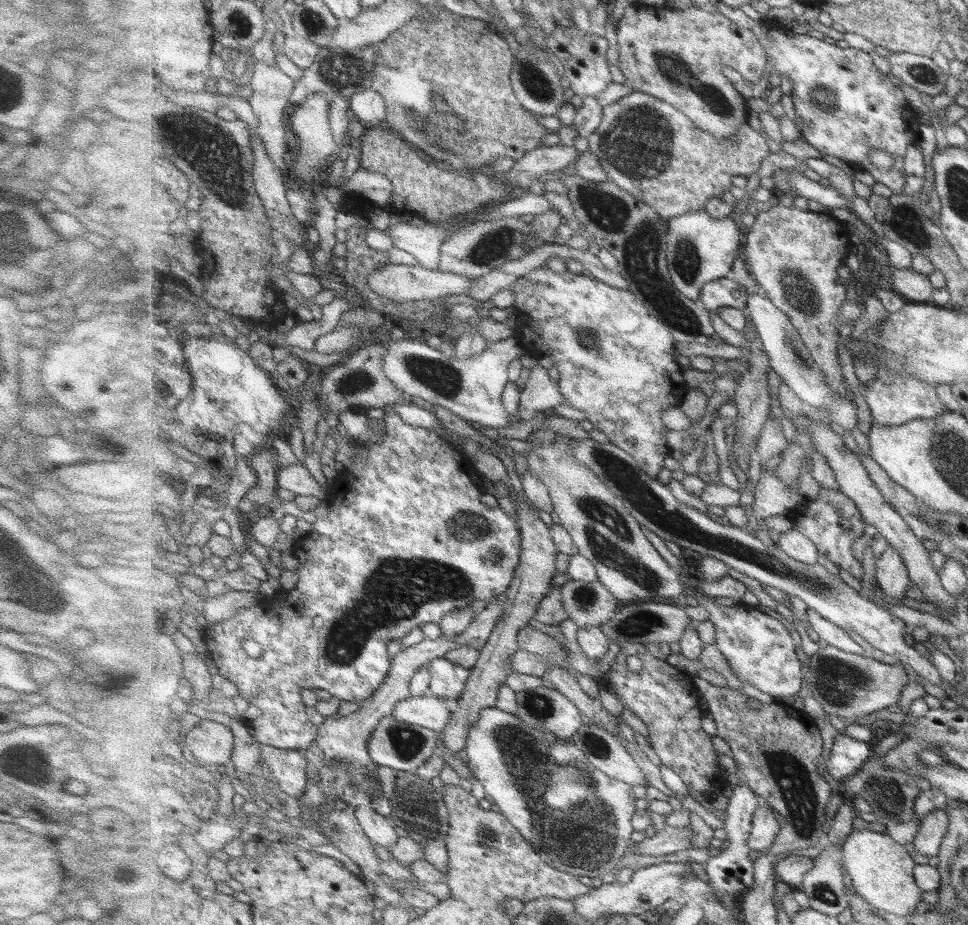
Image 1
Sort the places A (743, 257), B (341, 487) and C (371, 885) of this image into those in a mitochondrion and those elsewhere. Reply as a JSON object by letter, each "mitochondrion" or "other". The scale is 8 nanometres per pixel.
{"A":"other","B":"other","C":"other"}

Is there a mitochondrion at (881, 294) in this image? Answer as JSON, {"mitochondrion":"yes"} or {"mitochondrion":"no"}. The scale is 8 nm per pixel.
{"mitochondrion":"no"}

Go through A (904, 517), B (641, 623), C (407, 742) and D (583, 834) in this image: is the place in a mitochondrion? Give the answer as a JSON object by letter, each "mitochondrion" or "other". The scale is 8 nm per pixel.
{"A":"other","B":"mitochondrion","C":"mitochondrion","D":"mitochondrion"}

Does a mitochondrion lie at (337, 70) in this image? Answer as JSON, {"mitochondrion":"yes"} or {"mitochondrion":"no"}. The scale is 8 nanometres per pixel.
{"mitochondrion":"yes"}

